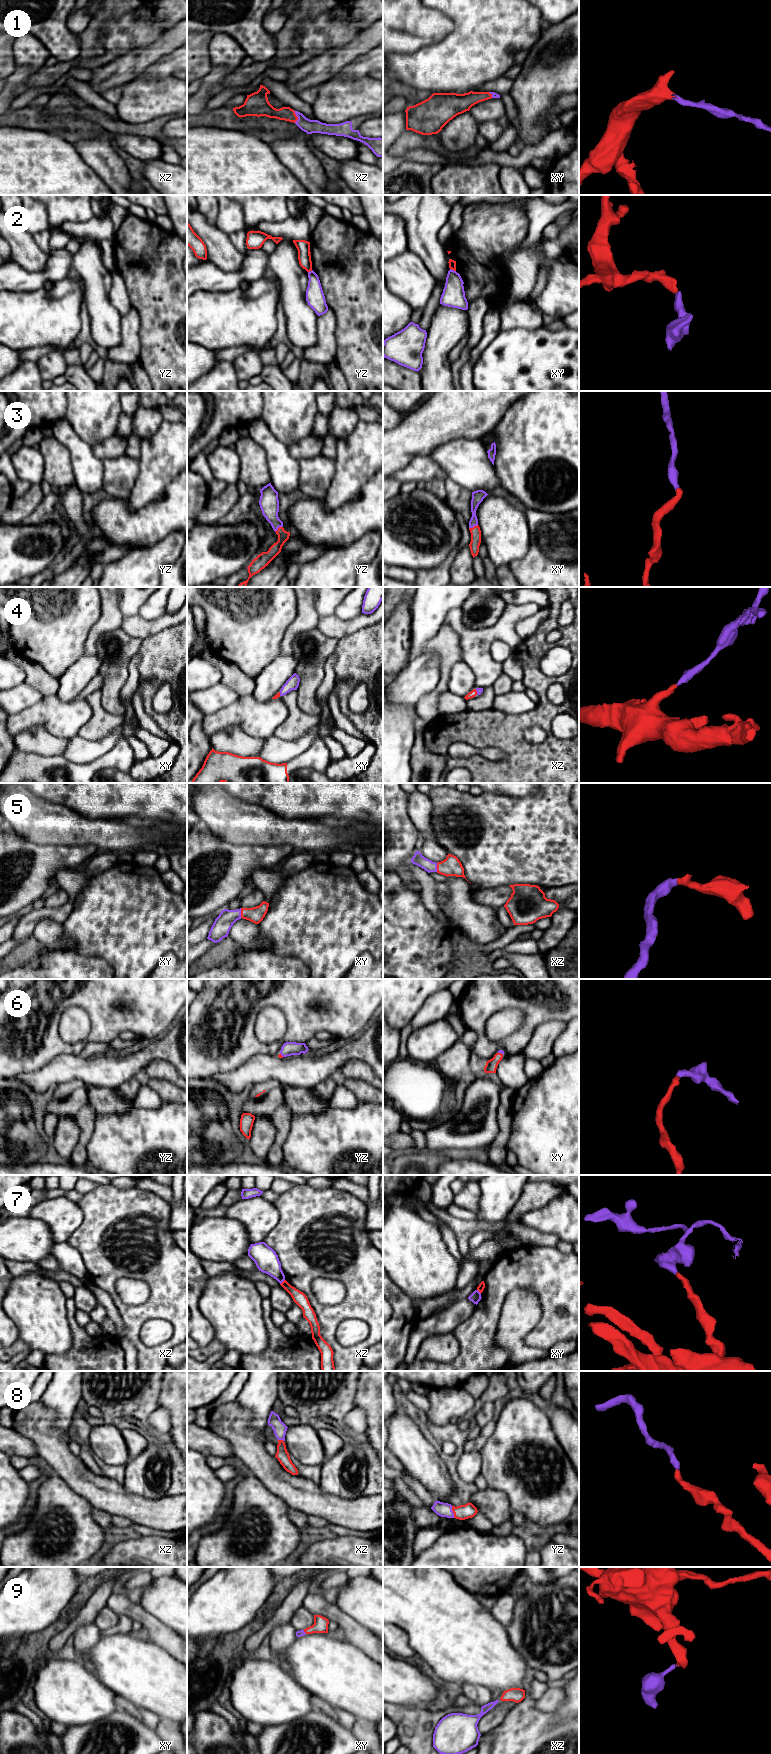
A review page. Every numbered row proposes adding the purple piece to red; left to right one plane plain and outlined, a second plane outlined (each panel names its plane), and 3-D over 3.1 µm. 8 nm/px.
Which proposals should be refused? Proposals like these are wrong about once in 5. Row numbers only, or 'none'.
2, 7

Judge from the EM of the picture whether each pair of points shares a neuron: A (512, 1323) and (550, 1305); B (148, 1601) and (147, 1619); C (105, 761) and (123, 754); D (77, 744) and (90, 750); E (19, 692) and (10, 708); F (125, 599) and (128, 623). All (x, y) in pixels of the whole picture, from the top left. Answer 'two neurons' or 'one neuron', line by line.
A: two neurons
B: two neurons
C: one neuron
D: one neuron
E: one neuron
F: two neurons

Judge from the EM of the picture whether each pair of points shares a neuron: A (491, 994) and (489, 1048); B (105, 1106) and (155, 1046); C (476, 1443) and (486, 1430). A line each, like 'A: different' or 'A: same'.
A: same
B: different
C: same

